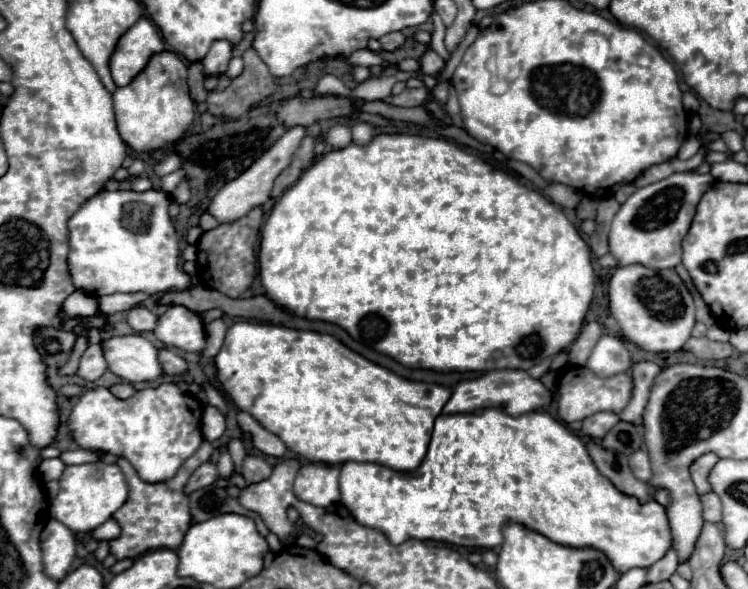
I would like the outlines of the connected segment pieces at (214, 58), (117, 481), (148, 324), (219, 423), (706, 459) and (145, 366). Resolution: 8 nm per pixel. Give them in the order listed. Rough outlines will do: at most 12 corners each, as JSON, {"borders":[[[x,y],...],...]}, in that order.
{"borders":[[[212,44],[202,58],[204,76],[220,76],[232,58],[232,44]],[[118,464],[66,466],[50,502],[76,535],[126,502]],[[134,306],[128,324],[134,332],[156,328],[156,316],[144,308]],[[212,406],[202,416],[202,434],[216,440],[224,434],[224,416]],[[704,454],[692,464],[698,494],[712,490],[708,474],[720,458]],[[140,334],[102,342],[110,372],[130,384],[162,374],[156,346]]]}

